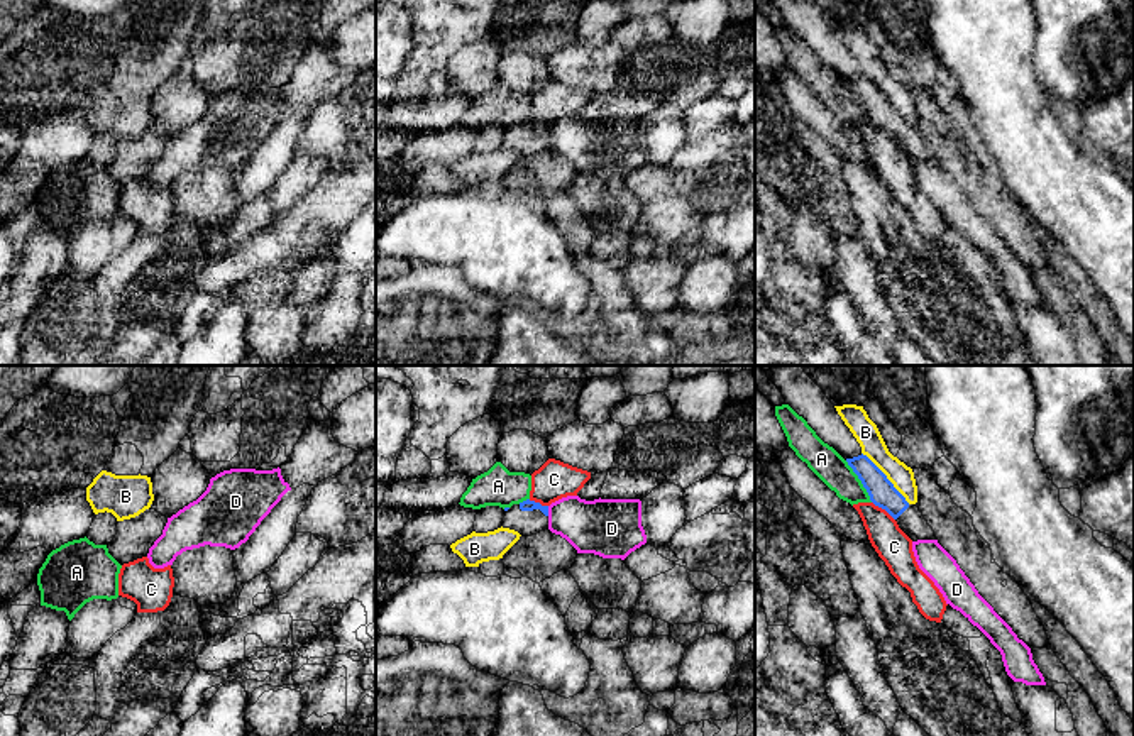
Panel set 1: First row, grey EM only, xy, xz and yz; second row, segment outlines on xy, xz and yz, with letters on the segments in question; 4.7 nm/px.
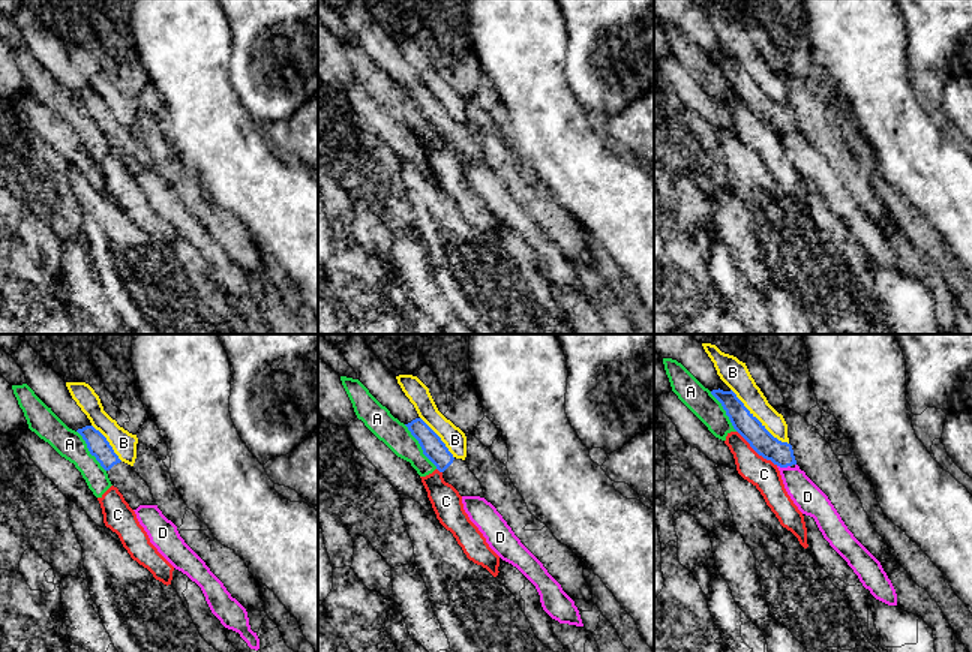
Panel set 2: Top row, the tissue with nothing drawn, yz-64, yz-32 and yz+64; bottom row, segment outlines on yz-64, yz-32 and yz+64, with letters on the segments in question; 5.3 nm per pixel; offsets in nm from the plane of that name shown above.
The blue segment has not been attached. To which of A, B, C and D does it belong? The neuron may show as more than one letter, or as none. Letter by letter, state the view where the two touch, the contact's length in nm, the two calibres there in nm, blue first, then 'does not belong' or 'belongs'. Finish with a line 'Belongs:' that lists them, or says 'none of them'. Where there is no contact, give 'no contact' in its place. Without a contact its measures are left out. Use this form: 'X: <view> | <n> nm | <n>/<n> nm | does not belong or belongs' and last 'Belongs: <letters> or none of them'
A: yz | 240 nm | 130/150 nm | does not belong
B: yz | 340 nm | 130/120 nm | does not belong
C: yz | 140 nm | 130/170 nm | does not belong
D: xz | 50 nm | 50/260 nm | does not belong
Belongs: none of them

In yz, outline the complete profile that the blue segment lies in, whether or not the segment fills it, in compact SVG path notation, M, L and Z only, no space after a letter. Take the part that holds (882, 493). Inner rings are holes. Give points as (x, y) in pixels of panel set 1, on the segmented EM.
M862 453L858 457L846 459L846 462L862 481L870 501L885 509L912 541L936 540L933 528L928 525L919 508L916 504L909 504L887 475L867 455Z

